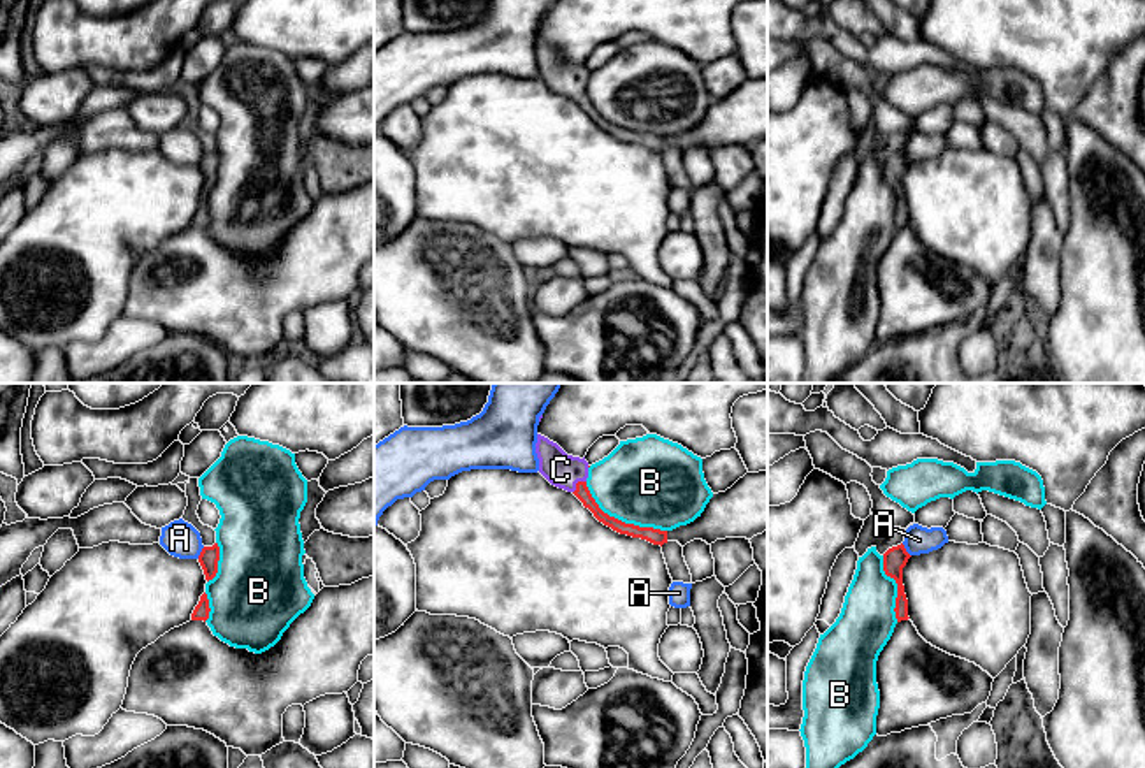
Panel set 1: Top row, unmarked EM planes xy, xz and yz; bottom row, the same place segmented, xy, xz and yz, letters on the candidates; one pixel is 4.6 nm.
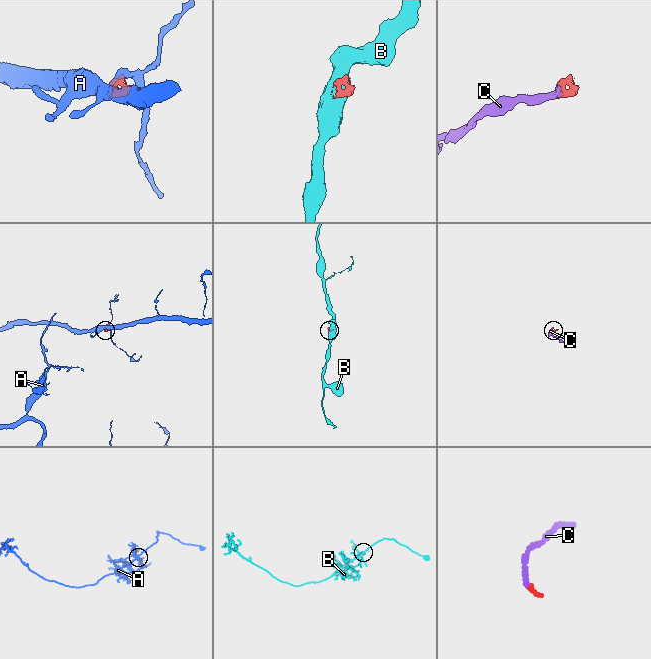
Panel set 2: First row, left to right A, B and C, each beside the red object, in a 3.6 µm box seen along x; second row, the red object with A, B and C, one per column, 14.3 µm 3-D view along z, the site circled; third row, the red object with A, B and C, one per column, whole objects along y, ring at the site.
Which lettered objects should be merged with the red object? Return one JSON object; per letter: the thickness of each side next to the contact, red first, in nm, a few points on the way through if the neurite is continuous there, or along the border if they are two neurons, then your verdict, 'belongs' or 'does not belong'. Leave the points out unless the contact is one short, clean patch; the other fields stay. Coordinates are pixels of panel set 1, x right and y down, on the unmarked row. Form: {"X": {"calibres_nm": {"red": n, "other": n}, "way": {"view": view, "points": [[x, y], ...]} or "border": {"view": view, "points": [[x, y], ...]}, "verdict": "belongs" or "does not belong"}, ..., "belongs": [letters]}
{"A": {"calibres_nm": {"red": 110, "other": 130}, "border": {"view": "yz", "points": [[901, 150], [910, 162]]}, "verdict": "does not belong"}, "B": {"calibres_nm": {"red": 70, "other": 420}, "verdict": "does not belong"}, "C": {"calibres_nm": {"red": 70, "other": 160}, "way": {"view": "xz", "points": [[582, 99], [576, 90], [561, 76]]}, "verdict": "belongs"}, "belongs": ["C"]}

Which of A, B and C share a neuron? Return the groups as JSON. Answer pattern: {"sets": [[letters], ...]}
{"sets": [["A"], ["B"], ["C"]]}

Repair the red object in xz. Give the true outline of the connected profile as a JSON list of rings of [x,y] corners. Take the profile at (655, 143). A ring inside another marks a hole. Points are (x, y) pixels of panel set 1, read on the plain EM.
[[[537,40],[536,60],[539,65],[539,79],[551,91],[572,98],[599,128],[620,141],[641,144],[653,151],[662,153],[664,149],[667,149],[667,137],[625,130],[615,123],[609,123],[599,114],[587,93],[588,69],[585,67],[585,63],[580,65],[567,62],[557,49],[541,40]]]

